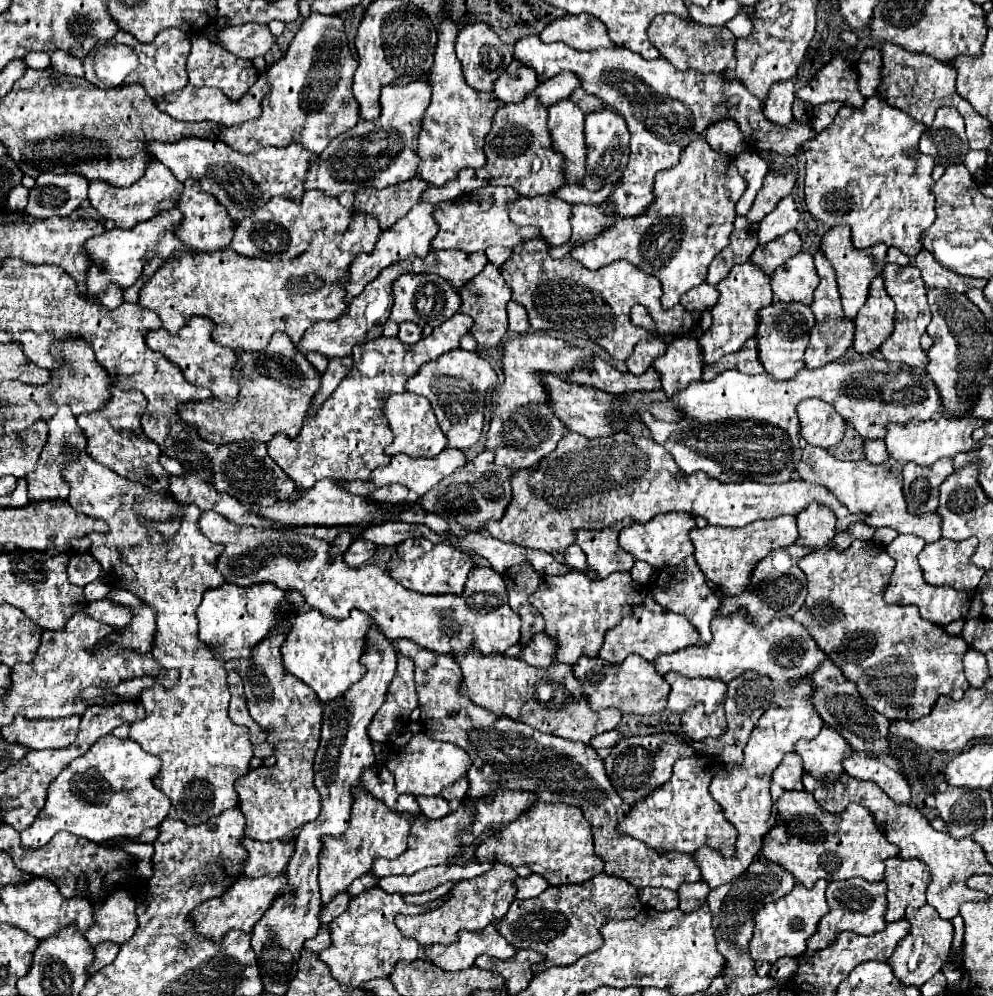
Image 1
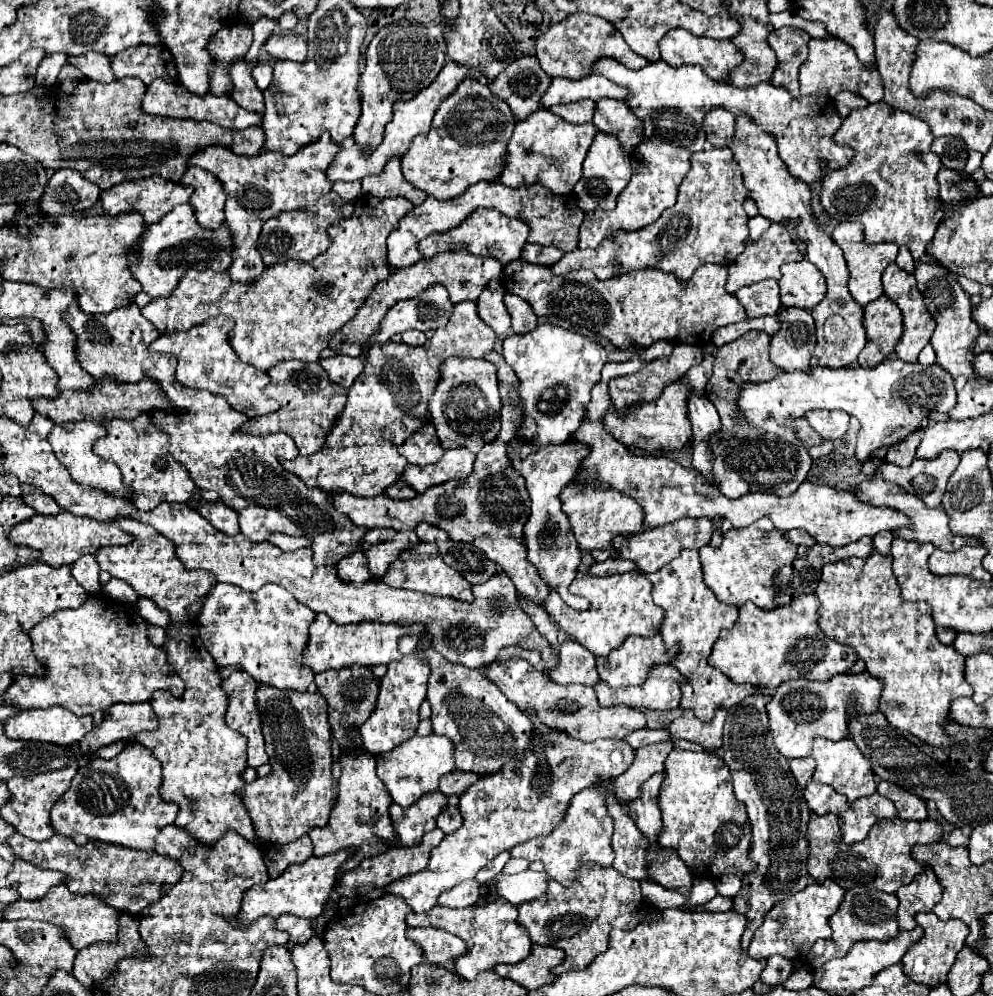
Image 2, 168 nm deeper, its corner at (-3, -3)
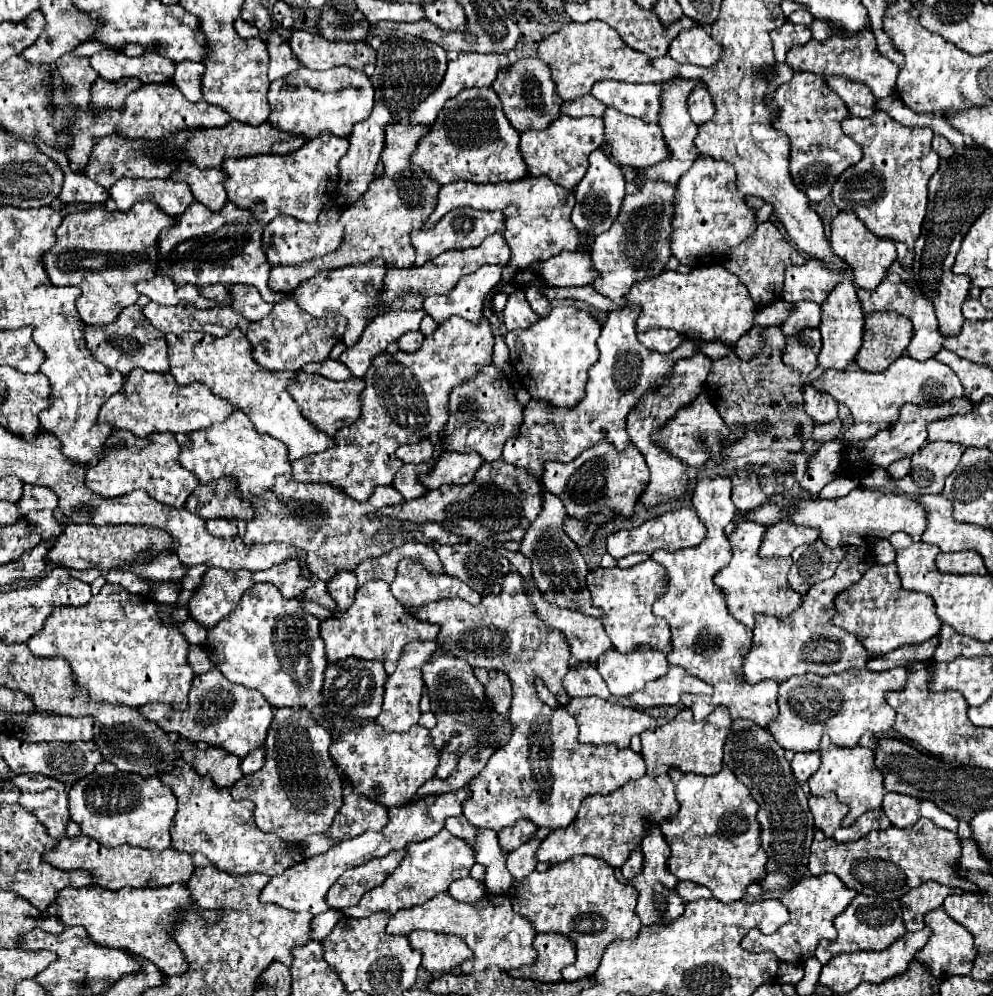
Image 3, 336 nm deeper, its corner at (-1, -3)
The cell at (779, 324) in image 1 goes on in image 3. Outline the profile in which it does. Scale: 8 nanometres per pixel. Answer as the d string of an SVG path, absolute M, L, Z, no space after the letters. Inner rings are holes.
M803 329L803 333L787 337L783 363L791 365L805 377L817 367L819 351L821 351L821 333L817 329Z

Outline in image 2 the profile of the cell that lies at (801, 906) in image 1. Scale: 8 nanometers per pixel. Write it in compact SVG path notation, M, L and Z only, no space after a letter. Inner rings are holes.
M825 879L823 883L811 883L803 891L793 893L791 897L785 897L765 915L763 925L755 931L753 941L749 945L749 955L753 959L767 959L771 955L783 955L785 959L791 959L794 963L799 960L805 961L811 945L817 939L831 937L827 919L837 911L843 899L843 893L845 893L843 887L839 887L831 879ZM781 917L785 917L785 921L779 921Z

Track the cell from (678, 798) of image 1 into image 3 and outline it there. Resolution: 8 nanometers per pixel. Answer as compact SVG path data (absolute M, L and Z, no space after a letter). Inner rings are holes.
M727 765L709 777L681 773L679 769L671 769L669 775L681 807L677 817L659 827L669 843L671 857L677 857L677 863L667 863L669 873L681 881L707 887L721 903L743 899L747 887L767 875L767 853L761 847L761 825L757 821L759 805Z

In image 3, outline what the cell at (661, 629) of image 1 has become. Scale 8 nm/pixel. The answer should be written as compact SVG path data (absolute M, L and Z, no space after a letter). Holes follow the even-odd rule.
M613 649L611 653L605 653L603 657L599 657L599 661L597 661L597 671L603 677L603 681L607 683L613 697L629 697L631 693L643 689L647 681L655 681L655 679L663 677L663 673L667 673L667 669L669 669L667 657L655 649L639 649L639 653L627 653L627 655Z

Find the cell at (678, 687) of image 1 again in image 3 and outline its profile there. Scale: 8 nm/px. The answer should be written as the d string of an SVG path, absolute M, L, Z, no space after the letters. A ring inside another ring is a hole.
M699 471L699 481L697 481L697 487L695 487L695 495L693 495L693 507L697 509L699 519L707 527L707 537L703 539L703 543L693 547L693 549L681 549L681 551L675 551L675 553L655 551L651 555L657 563L661 563L667 569L667 575L671 577L669 591L653 605L653 613L663 617L671 627L671 635L673 635L671 645L673 645L673 649L671 649L671 653L667 653L667 661L671 665L679 665L679 667L687 669L691 675L695 675L701 681L713 685L713 689L715 689L715 693L711 697L707 697L707 695L687 695L685 693L681 697L681 703L693 711L695 721L703 721L709 713L713 713L715 707L723 705L723 707L729 709L733 719L751 719L759 727L767 727L767 723L771 719L775 719L777 713L779 713L779 707L777 707L779 683L763 681L763 683L757 683L757 685L749 685L747 681L743 681L741 665L743 665L743 655L747 655L747 651L751 649L753 631L747 629L745 625L739 625L739 621L735 621L731 617L731 613L727 609L727 603L725 603L723 591L713 583L713 577L723 567L727 567L729 561L731 561L731 545L729 545L729 539L723 533L725 525L735 517L735 505L731 501L731 481L729 481L729 477L713 477L711 479L711 477L707 477L707 473Z

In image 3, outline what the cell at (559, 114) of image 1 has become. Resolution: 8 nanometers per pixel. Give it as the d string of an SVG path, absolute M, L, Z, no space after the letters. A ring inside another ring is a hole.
M585 95L585 97L579 97L575 101L563 103L563 115L571 115L571 117L583 117L583 115L603 117L605 109L607 107L601 101L597 101L593 95Z

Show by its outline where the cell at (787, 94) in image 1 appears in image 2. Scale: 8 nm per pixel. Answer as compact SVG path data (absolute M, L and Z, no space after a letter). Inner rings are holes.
M781 27L771 31L767 41L771 49L777 53L777 69L771 77L771 83L783 87L791 93L791 97L799 97L799 67L807 59L807 43L809 35L801 29Z

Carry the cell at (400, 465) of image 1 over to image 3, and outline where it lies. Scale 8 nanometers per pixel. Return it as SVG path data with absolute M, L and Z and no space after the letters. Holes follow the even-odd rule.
M443 451L443 457L439 457L435 469L427 477L423 477L423 485L427 485L427 489L437 489L447 483L467 485L483 463L483 457L479 457L477 453L461 455L455 451Z

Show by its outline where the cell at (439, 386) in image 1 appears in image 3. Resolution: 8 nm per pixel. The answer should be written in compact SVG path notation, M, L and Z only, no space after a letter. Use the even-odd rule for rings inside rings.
M493 365L483 369L479 377L459 385L449 397L449 421L441 431L447 437L447 451L457 453L479 453L485 461L501 459L501 451L507 439L519 435L519 425L523 417L523 405L515 399L511 381Z

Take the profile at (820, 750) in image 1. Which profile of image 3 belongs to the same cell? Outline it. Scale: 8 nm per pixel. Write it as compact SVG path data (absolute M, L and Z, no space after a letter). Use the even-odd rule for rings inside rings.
M823 737L821 741L821 767L817 773L809 779L811 795L825 797L829 793L835 793L841 803L849 807L847 817L843 819L843 825L853 825L863 813L881 809L885 787L883 787L883 773L875 765L875 755L871 749L865 749L861 745L857 747L837 747L829 741L829 737Z

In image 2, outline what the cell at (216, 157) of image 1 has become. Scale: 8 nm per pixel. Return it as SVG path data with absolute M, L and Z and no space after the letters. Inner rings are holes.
M325 133L317 141L317 145L307 145L305 149L299 149L295 155L261 153L253 157L237 157L221 145L209 145L205 149L197 149L197 153L189 157L189 167L197 165L211 171L221 181L227 193L223 225L229 229L233 241L231 267L227 269L233 281L249 283L263 273L265 265L261 261L261 255L257 253L257 237L261 233L261 225L269 217L275 217L277 213L291 209L311 211L315 207L317 197L331 191L329 179L325 177L325 169L329 167L329 161L333 161L333 153L337 153L337 149L339 145L333 145L329 135Z

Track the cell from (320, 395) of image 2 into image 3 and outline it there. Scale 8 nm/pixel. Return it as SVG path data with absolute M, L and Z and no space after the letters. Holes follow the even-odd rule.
M299 371L297 381L291 383L291 389L287 389L291 393L291 397L297 401L297 405L301 407L303 415L323 433L327 433L329 437L333 437L341 427L351 425L359 419L361 415L361 401L359 395L365 389L365 381L363 379L347 379L347 381L331 381L327 377L321 375L309 375Z

